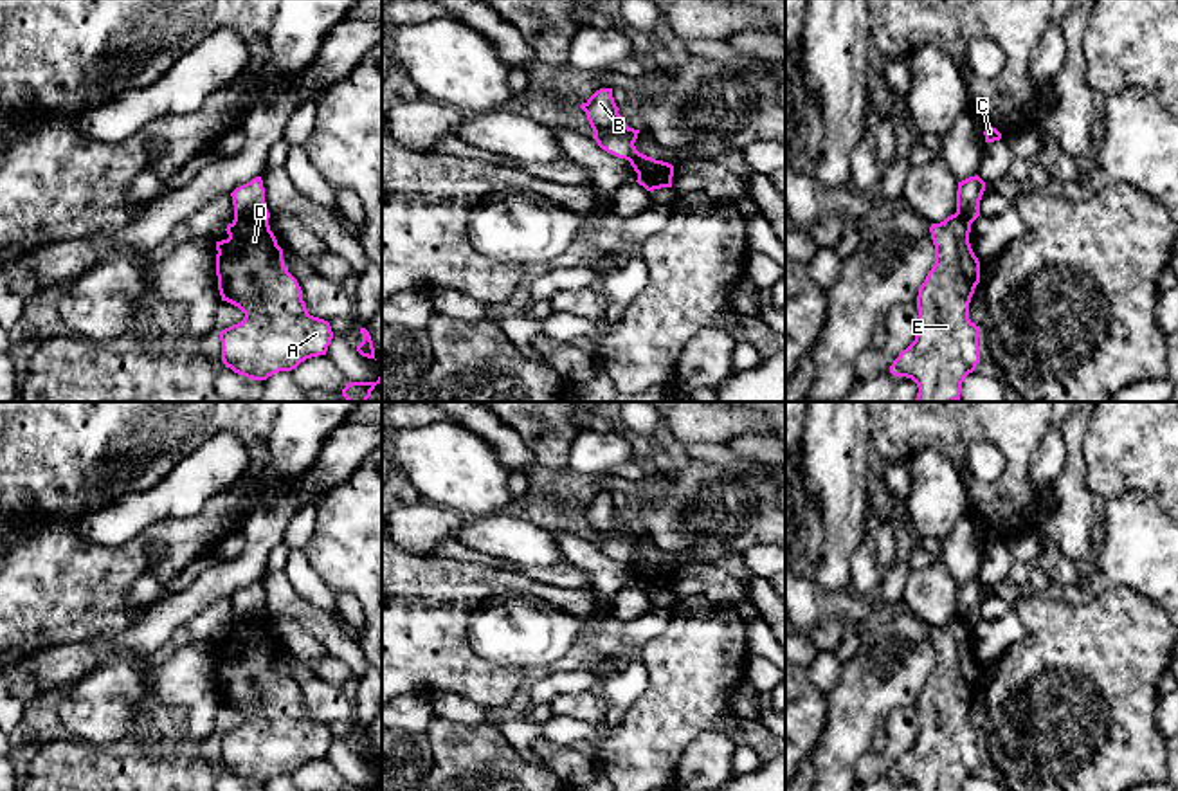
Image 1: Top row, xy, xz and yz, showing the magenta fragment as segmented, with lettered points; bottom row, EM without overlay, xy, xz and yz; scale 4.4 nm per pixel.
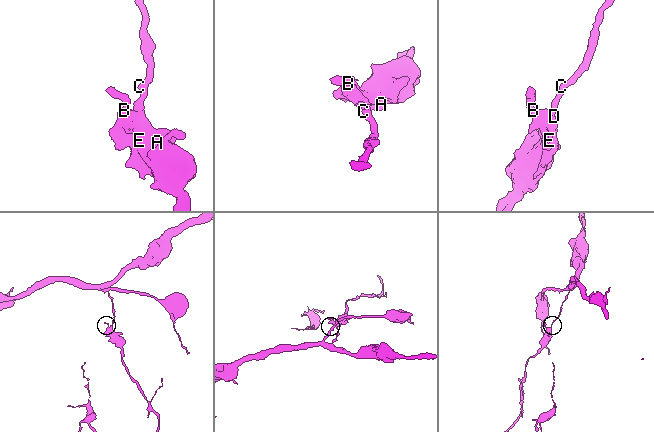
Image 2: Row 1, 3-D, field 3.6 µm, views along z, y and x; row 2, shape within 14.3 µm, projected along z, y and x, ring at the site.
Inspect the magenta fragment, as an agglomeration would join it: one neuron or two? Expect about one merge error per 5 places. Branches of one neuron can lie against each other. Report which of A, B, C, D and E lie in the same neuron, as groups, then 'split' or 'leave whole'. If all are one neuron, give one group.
groups A B D E / C; split

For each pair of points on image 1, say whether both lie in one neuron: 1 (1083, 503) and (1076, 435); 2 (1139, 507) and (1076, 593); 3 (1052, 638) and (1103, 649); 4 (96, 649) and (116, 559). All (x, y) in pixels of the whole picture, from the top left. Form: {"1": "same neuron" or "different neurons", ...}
{"1": "same neuron", "2": "same neuron", "3": "same neuron", "4": "different neurons"}

